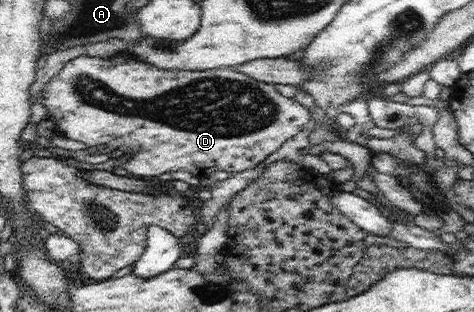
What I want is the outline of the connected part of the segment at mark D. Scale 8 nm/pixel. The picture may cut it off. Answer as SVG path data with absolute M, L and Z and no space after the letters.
M127 52L118 53L108 58L94 58L82 55L70 59L57 76L53 75L51 80L46 82L41 96L43 97L41 103L47 108L47 117L55 118L57 134L61 134L65 138L71 138L71 140L79 140L79 142L83 142L87 146L89 146L89 140L91 140L91 146L109 144L109 142L119 140L119 138L123 138L123 142L129 142L129 145L135 142L135 144L139 144L139 152L137 152L137 156L133 156L132 173L139 178L155 180L164 179L169 172L175 170L186 170L195 176L207 176L212 172L217 172L217 170L226 170L234 174L253 168L263 162L269 154L277 152L281 148L281 144L288 138L295 136L301 130L301 126L307 124L312 117L312 114L294 98L283 96L275 88L275 84L255 80L250 76L237 72L234 68L221 67L207 71L159 70L159 68L155 68L151 64L143 64L143 62L136 61L133 57L129 57Z

